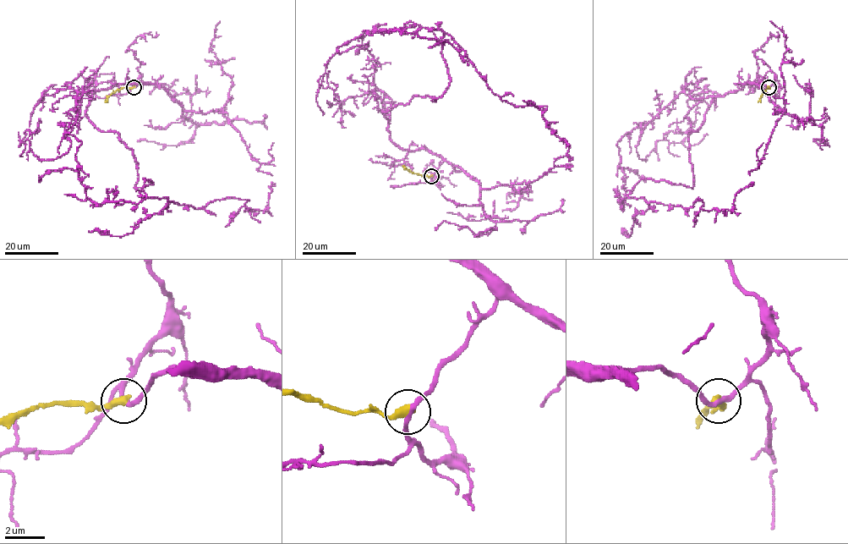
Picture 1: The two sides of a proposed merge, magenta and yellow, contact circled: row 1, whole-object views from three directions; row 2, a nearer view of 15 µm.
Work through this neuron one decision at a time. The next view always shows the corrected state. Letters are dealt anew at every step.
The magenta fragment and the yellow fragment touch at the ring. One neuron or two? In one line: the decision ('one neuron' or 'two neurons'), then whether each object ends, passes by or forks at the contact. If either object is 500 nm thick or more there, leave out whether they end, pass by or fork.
two neurons; magenta passes by; yellow ends

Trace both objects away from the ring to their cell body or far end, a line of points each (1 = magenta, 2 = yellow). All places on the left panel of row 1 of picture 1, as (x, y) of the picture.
1: (134, 87), (145, 83), (95, 90), (86, 112), (132, 151), (148, 196), (263, 211), (270, 182)
2: (134, 87), (115, 90), (105, 101)

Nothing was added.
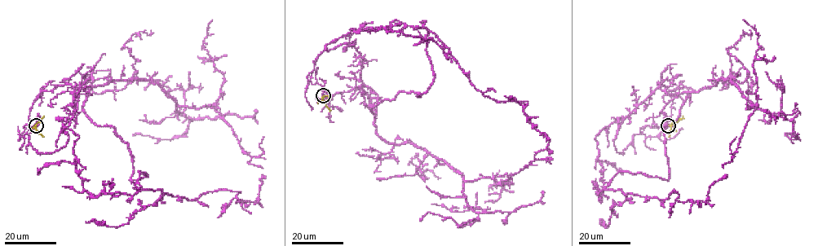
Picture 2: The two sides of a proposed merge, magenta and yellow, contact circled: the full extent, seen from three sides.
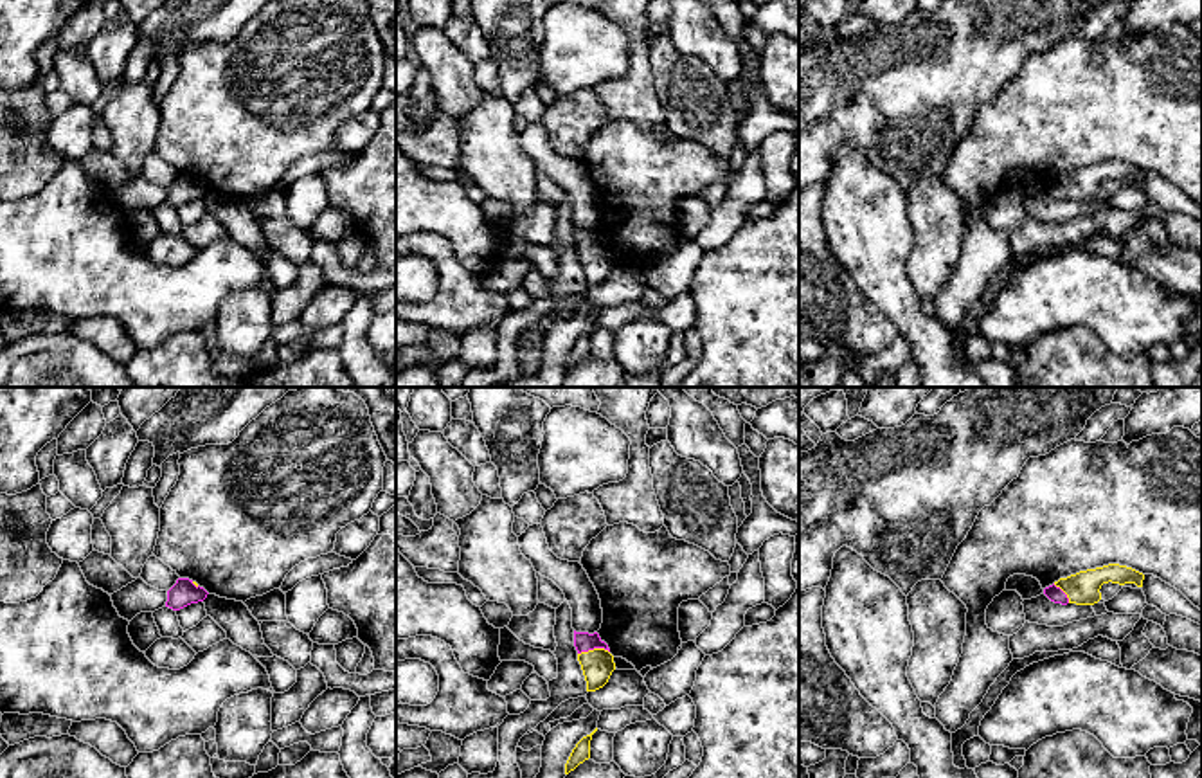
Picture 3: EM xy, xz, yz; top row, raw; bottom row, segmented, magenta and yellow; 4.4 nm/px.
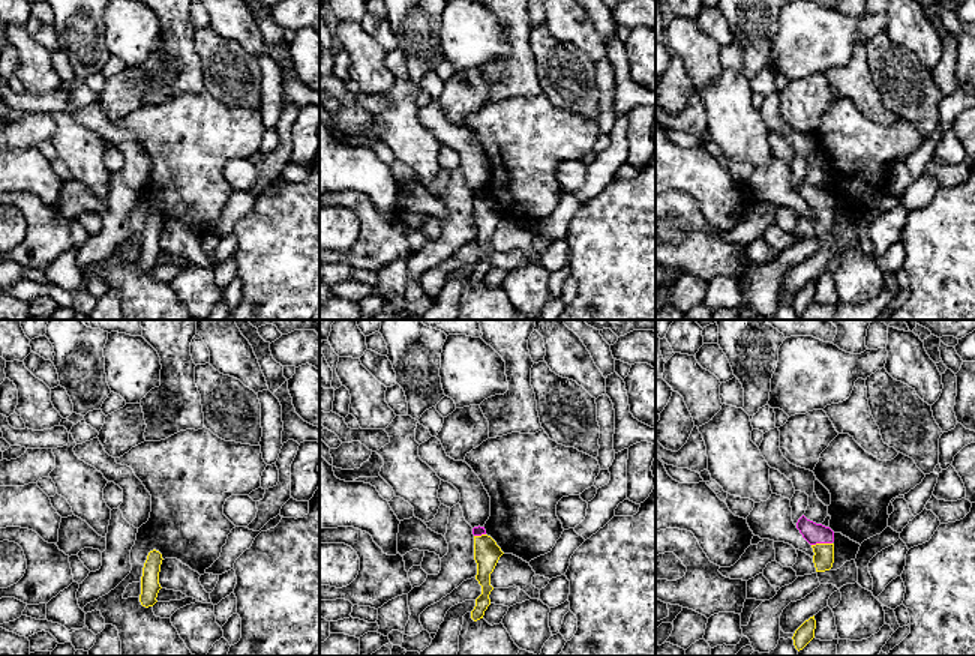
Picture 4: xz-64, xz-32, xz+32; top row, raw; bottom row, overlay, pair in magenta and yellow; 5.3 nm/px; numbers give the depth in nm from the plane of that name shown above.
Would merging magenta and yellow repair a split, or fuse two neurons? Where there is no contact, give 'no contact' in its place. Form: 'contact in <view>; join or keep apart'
contact in xz; join

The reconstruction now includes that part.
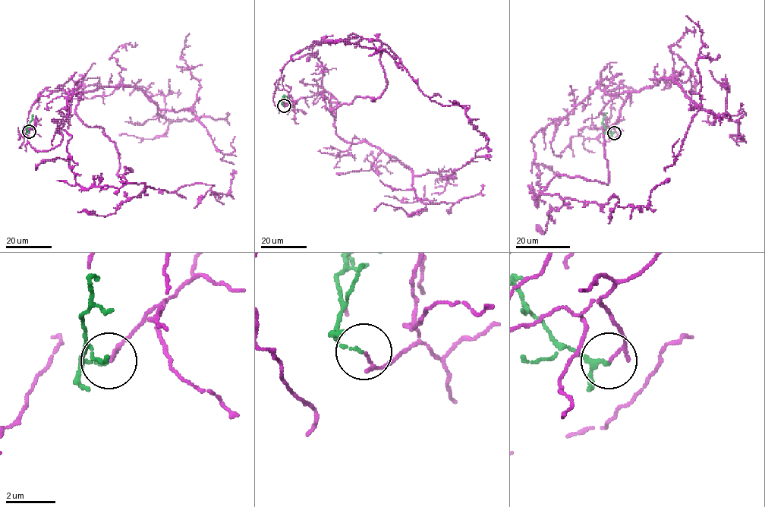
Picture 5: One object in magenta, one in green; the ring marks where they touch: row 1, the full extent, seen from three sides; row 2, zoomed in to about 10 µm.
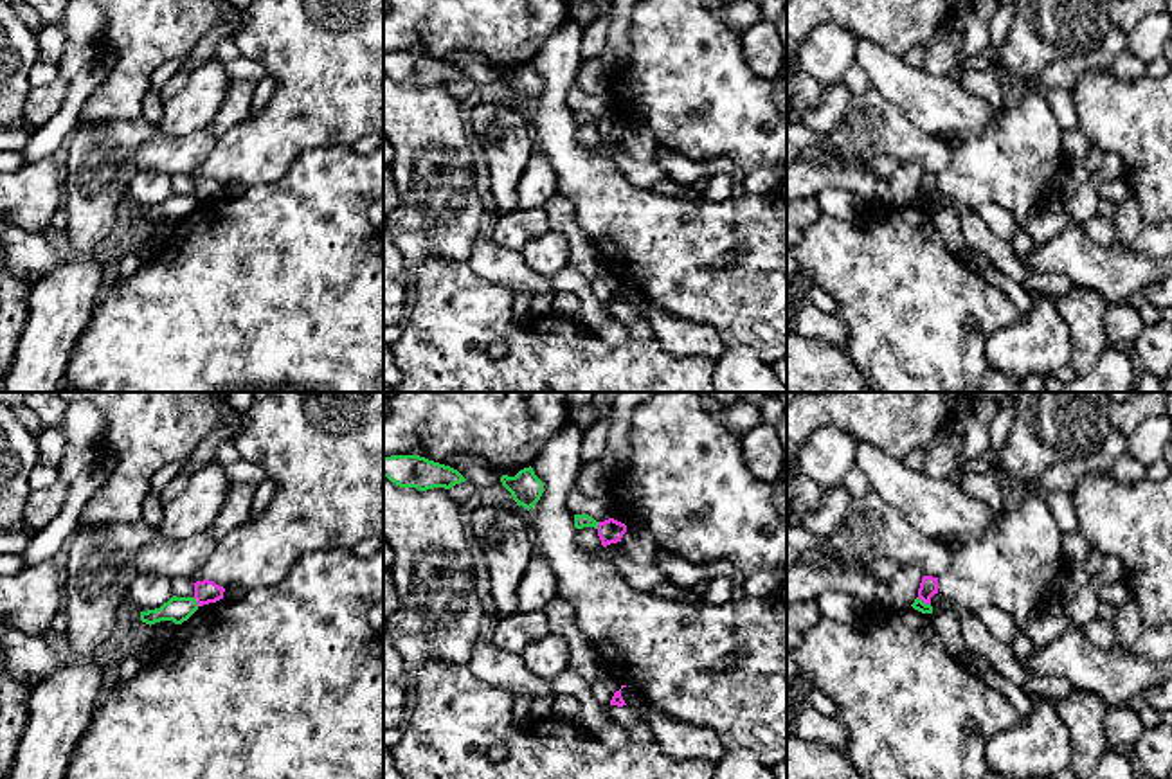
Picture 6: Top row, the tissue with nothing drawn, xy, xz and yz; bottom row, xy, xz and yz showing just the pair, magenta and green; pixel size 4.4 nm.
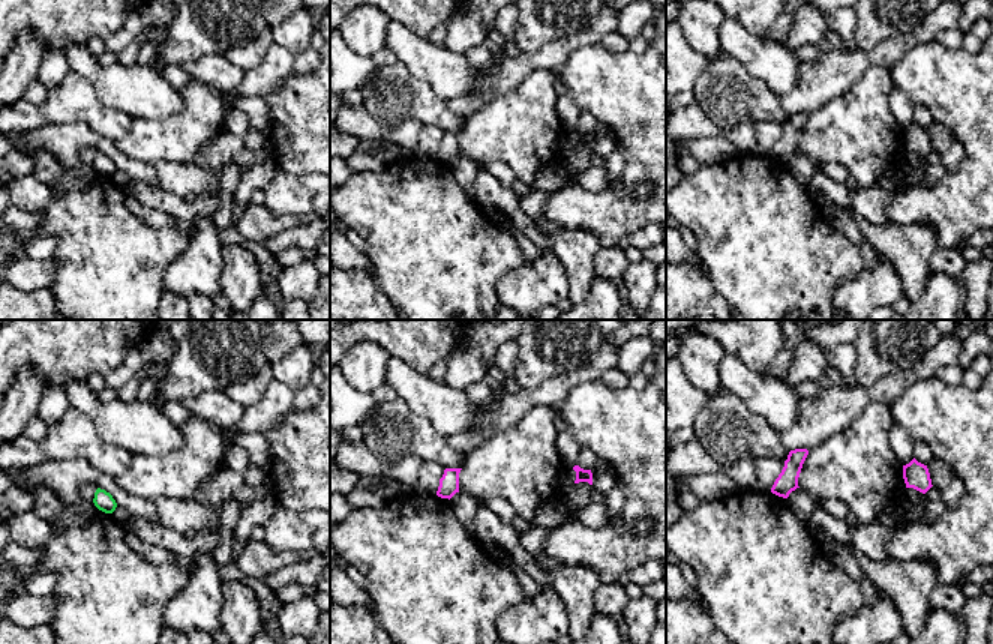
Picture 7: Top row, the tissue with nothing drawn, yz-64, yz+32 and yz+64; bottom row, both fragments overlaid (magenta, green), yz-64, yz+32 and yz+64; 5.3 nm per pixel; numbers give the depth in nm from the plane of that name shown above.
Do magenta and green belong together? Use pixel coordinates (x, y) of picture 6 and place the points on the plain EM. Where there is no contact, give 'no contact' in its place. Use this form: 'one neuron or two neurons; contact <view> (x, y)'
two neurons; contact yz (924, 198)

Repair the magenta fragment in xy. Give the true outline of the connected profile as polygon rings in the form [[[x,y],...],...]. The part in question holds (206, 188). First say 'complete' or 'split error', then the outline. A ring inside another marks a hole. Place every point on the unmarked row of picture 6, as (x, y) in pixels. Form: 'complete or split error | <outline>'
complete | [[[203,176],[203,178],[196,178],[193,182],[194,182],[194,196],[196,196],[198,203],[223,196],[225,185],[216,182],[214,178]]]

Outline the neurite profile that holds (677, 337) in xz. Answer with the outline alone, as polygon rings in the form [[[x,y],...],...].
[[[630,284],[621,286],[621,293],[628,304],[641,309],[646,322],[652,326],[655,342],[670,354],[686,358],[693,354],[718,360],[727,349],[717,329],[699,322],[688,322],[675,315],[652,308],[645,295]]]

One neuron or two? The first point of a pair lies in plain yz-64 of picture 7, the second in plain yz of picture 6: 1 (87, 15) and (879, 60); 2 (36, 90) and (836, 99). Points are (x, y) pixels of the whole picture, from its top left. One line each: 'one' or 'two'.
1: two
2: one

